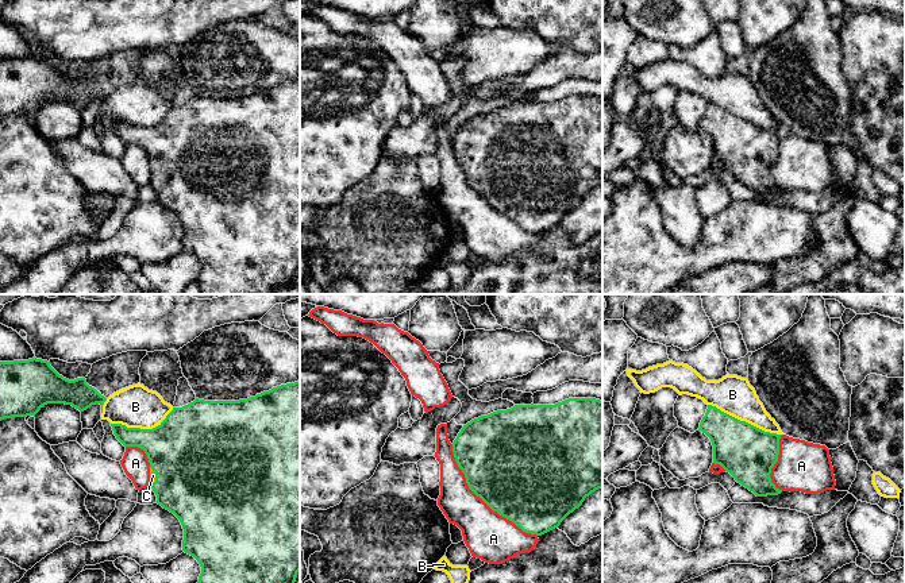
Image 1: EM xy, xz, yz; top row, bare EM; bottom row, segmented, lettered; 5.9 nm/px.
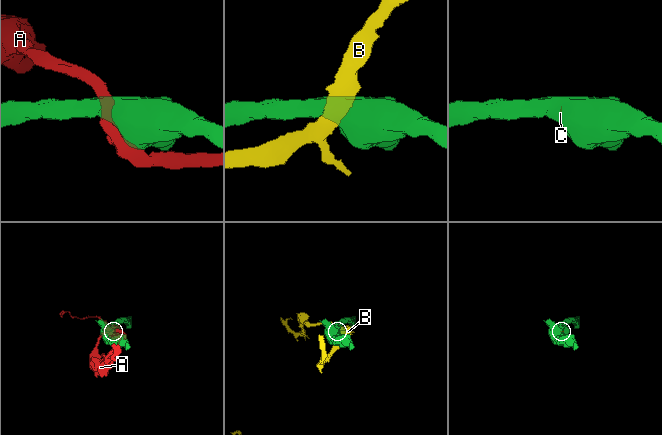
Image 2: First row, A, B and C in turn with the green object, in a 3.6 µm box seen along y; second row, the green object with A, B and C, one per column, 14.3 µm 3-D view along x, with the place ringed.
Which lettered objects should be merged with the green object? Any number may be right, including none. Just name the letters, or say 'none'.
C

